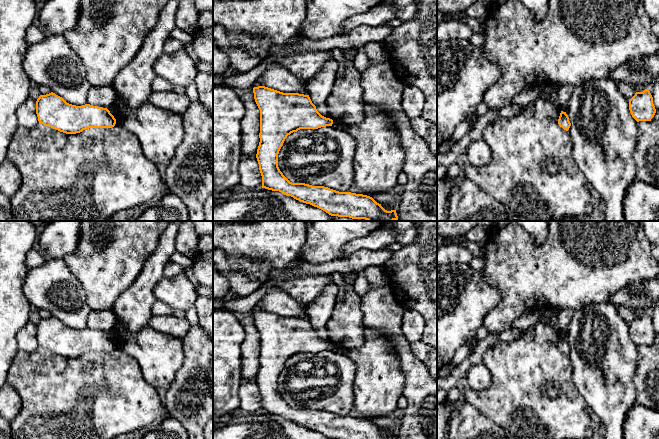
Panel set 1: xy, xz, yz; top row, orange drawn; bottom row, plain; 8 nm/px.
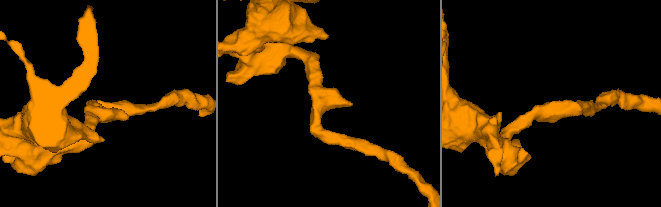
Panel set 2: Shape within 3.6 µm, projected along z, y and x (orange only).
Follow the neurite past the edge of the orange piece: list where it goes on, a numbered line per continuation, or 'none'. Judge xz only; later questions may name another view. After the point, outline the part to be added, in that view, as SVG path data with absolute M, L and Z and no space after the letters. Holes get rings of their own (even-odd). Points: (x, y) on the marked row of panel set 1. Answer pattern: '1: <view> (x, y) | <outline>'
none

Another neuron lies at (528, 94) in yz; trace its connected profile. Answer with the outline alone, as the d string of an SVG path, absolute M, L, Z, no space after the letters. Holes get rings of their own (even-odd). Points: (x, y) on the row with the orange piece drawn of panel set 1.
M538 85L526 86L512 99L511 105L523 106L533 103L540 96L541 92L542 87Z

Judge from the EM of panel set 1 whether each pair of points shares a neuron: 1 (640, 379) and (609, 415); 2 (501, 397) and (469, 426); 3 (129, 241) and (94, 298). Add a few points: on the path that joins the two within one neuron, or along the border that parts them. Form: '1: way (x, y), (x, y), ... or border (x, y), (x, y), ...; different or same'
1: border (637, 362), (633, 377), (635, 402); different
2: border (464, 401), (501, 427); different
3: way (115, 255), (105, 266), (102, 284); same

